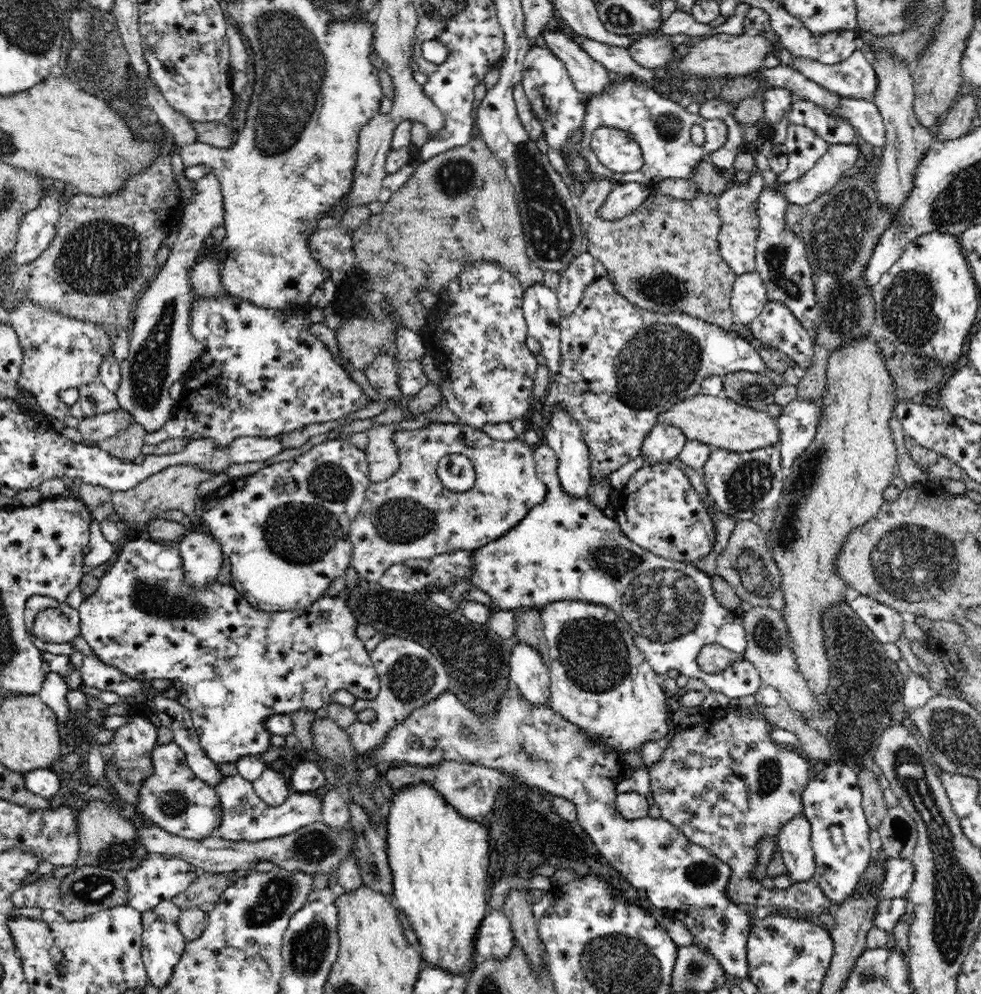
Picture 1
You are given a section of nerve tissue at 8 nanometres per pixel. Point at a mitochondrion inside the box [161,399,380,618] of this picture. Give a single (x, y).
(330, 485)

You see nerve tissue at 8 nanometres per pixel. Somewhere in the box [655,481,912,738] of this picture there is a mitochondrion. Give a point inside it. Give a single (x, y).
(874, 689)

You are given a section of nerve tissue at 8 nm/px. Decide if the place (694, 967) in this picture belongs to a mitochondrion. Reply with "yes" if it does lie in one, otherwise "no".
yes

